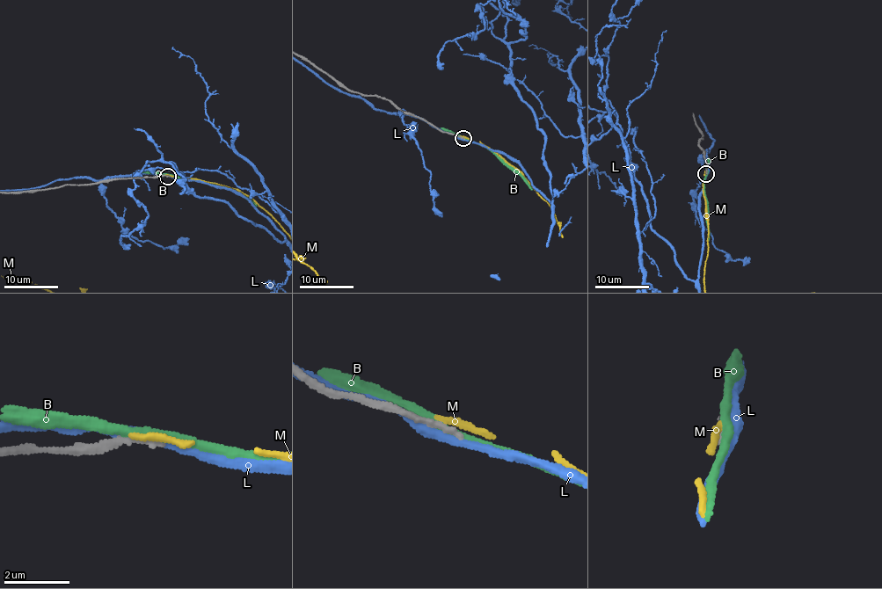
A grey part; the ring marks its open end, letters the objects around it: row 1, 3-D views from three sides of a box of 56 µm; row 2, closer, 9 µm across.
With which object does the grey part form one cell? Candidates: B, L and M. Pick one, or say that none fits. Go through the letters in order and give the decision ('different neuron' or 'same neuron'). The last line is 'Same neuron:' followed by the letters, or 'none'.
B: different neuron
L: different neuron
M: different neuron
Same neuron: none

